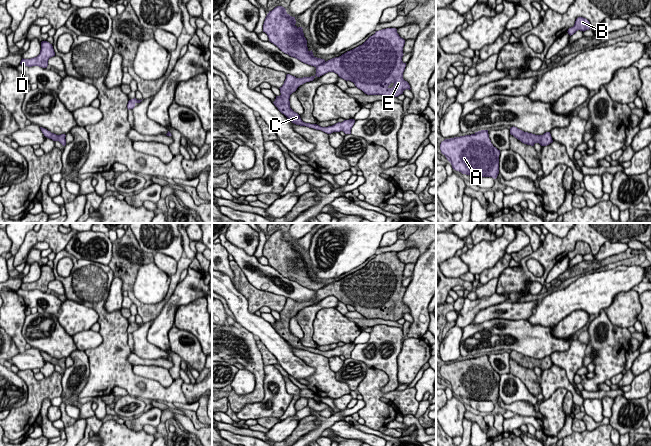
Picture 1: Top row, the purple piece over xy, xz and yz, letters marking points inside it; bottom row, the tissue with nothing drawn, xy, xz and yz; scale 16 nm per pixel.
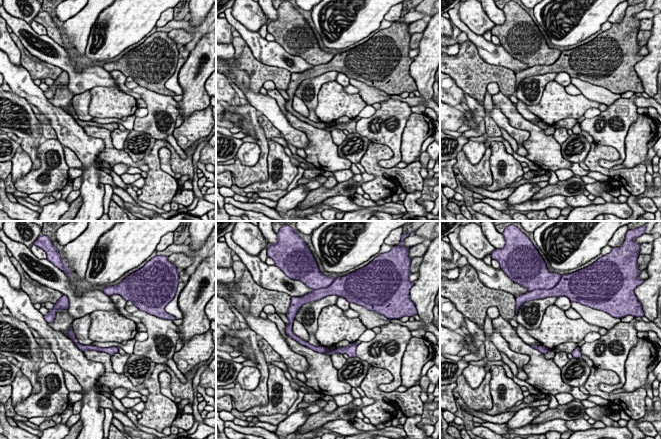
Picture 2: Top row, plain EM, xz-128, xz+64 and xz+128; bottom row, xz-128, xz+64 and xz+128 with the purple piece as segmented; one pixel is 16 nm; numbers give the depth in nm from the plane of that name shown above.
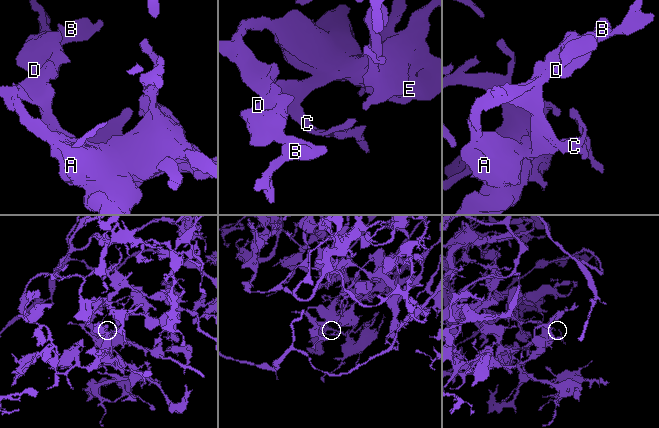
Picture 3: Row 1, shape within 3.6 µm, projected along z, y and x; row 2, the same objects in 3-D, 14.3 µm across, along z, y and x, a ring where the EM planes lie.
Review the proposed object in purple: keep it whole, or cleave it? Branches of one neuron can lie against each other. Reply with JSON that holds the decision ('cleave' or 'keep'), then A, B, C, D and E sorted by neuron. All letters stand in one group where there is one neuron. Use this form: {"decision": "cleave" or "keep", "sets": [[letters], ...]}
{"decision": "keep", "sets": [["A", "B", "C", "D", "E"]]}

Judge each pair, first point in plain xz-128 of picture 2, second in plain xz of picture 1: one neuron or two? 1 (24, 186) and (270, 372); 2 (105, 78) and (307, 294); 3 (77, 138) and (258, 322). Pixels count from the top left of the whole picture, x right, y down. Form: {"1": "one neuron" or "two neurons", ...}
{"1": "one neuron", "2": "one neuron", "3": "one neuron"}

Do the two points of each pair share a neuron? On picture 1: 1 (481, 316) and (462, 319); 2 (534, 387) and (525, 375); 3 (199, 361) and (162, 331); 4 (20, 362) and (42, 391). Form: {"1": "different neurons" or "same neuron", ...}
{"1": "different neurons", "2": "same neuron", "3": "different neurons", "4": "different neurons"}

